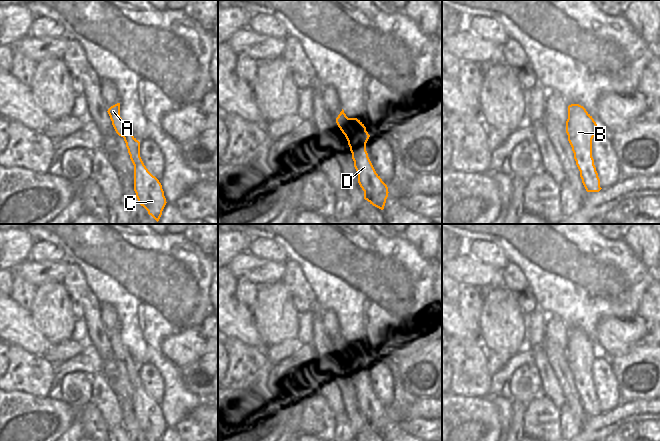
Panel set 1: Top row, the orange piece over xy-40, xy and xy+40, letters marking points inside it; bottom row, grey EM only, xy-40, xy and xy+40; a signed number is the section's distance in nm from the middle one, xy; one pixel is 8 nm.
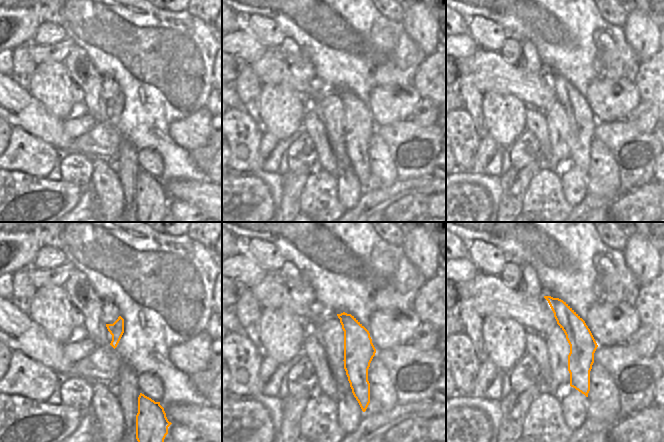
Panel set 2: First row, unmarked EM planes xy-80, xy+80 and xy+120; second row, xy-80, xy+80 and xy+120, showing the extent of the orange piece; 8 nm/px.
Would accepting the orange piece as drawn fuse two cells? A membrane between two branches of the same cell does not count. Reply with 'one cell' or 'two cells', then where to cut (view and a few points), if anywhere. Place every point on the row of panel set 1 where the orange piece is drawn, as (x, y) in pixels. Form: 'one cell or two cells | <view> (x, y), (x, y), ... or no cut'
two cells | xy (347, 118), (349, 130), (344, 134)

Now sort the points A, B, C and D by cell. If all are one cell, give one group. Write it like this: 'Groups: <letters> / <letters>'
Groups: A / B C D

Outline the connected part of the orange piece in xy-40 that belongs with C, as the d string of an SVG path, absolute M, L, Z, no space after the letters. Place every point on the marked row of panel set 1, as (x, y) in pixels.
M131 132L124 137L124 141L134 165L134 191L138 203L158 222L167 203L162 185L144 165L140 157L140 142Z

